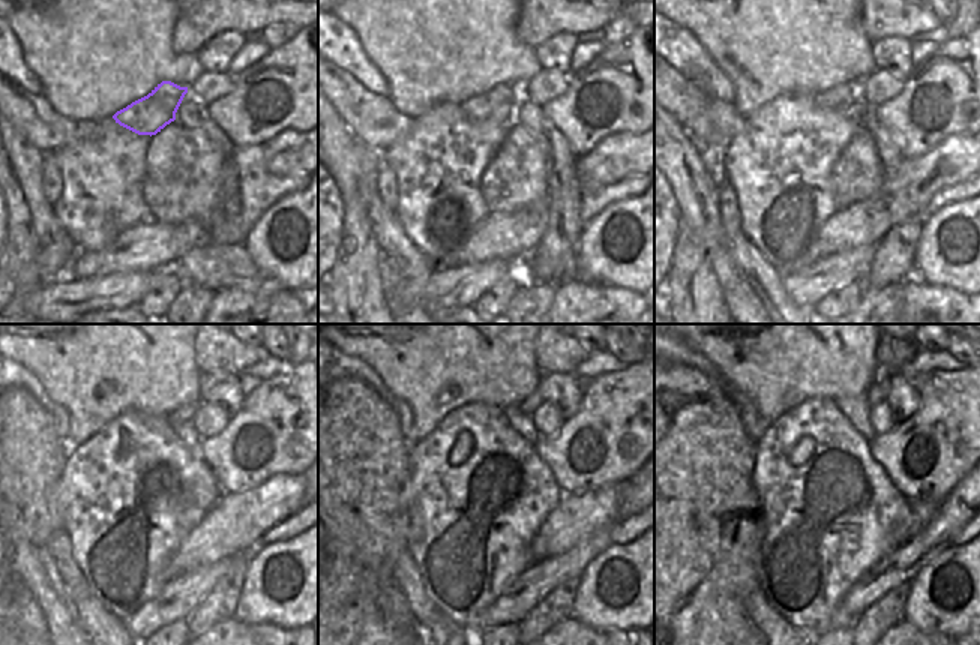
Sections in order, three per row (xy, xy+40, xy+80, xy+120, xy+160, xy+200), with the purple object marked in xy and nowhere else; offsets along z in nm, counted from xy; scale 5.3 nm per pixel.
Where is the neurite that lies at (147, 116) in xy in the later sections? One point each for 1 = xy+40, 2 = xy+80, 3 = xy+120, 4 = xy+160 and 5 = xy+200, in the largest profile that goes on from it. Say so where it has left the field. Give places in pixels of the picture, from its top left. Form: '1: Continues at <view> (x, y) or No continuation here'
1: Continues at xy+40 (499, 105)
2: Continues at xy+80 (844, 98)
3: Continues at xy+120 (186, 413)
4: Continues at xy+160 (532, 402)
5: Continues at xy+200 (878, 390).

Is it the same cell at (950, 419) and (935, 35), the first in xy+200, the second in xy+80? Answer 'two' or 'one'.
two

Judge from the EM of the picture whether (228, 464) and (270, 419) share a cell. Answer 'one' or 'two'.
one

